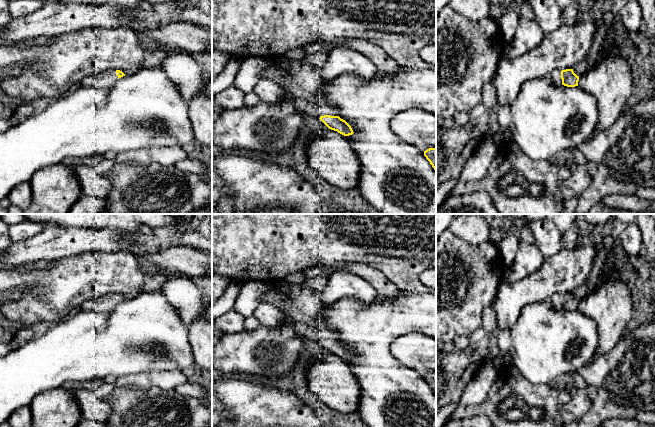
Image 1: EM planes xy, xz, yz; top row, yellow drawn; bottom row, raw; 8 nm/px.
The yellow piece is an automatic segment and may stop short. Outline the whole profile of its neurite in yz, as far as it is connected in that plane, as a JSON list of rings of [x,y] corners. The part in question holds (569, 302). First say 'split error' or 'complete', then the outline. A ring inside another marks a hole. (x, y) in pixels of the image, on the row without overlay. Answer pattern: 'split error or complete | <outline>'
split error | [[[573,293],[566,294],[553,294],[549,298],[550,302],[556,309],[564,309],[567,311],[575,311],[578,310],[579,300],[577,300]]]

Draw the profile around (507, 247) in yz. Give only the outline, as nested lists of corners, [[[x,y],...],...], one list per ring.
[[[511,230],[504,233],[502,240],[497,244],[498,251],[507,267],[513,262],[519,240],[516,230]]]

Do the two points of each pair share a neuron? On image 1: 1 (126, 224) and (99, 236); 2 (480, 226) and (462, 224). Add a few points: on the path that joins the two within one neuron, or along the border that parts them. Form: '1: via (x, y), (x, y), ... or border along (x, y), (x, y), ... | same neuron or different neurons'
1: border along (92, 227), (120, 229), (137, 235) | different neurons
2: via (476, 226), (466, 224) | same neuron

